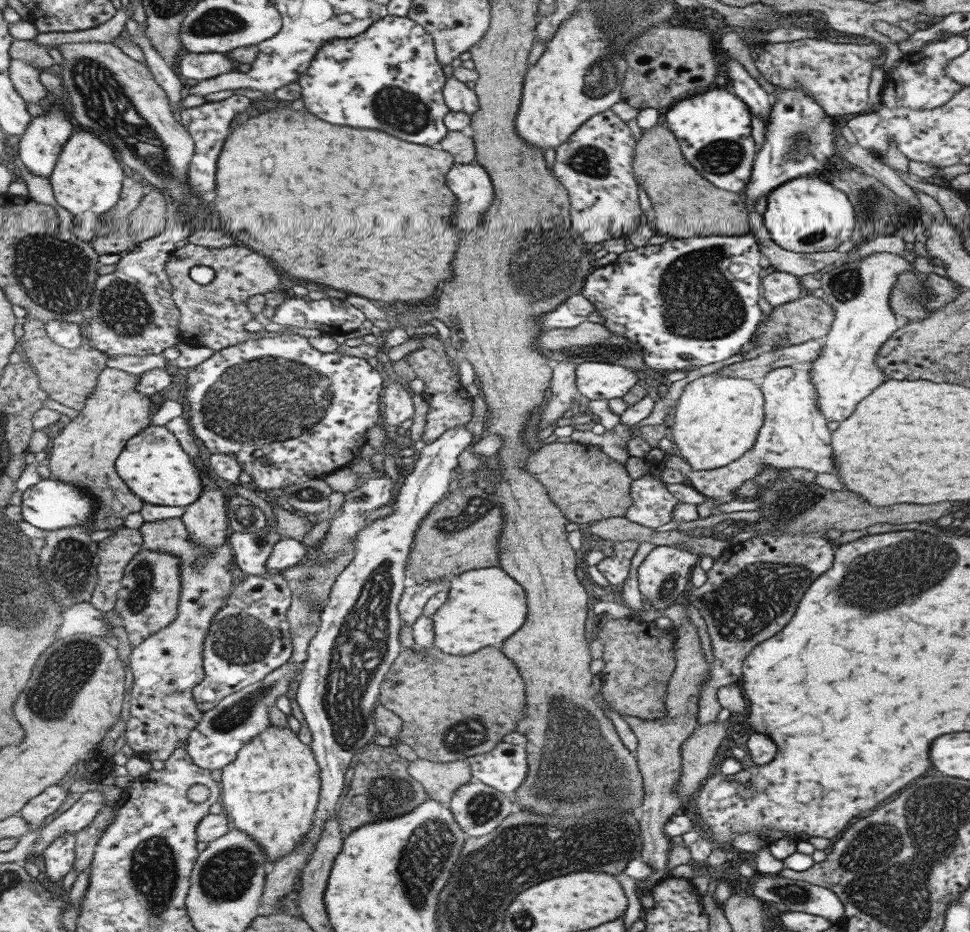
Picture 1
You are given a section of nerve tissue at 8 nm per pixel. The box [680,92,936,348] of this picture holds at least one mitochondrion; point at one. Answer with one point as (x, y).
(803, 141)

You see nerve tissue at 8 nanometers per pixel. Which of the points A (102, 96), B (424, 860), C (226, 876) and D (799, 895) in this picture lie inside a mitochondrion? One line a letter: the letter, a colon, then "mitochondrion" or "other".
A: mitochondrion
B: mitochondrion
C: mitochondrion
D: mitochondrion

